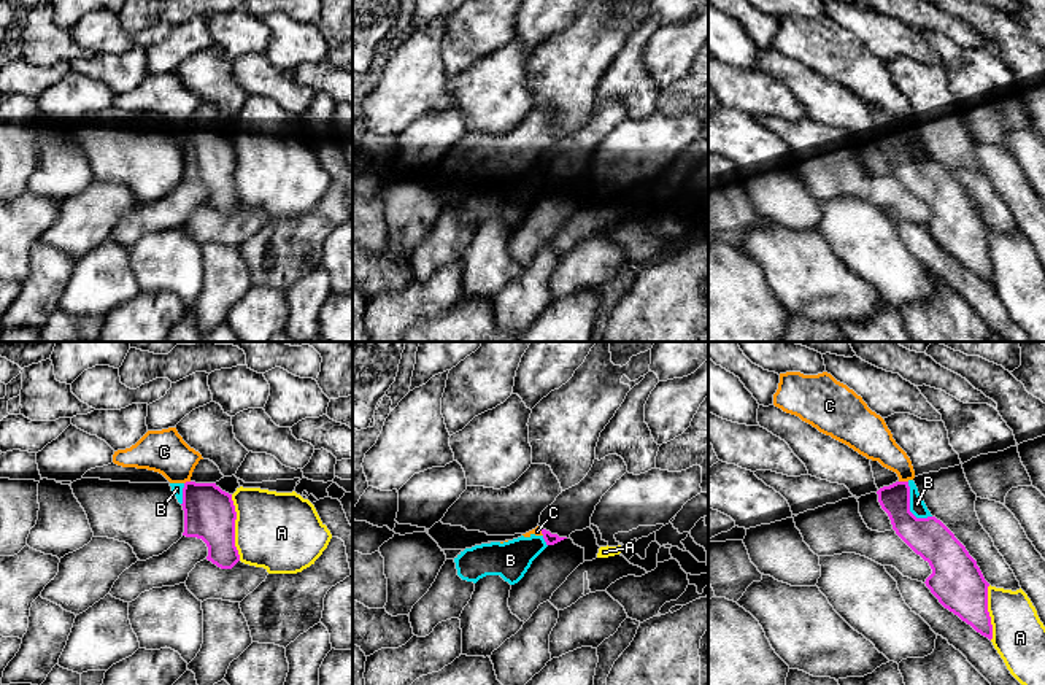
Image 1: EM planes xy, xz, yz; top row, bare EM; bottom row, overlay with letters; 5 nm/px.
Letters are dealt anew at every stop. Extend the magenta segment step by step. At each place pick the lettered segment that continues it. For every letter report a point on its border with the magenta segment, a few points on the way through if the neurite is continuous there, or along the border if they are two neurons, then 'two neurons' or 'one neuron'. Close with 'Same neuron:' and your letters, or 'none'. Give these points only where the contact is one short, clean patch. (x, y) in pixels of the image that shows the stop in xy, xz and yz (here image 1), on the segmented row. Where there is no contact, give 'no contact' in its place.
A: meets magenta in xy at (234, 528); two neurons
B: meets magenta in yz at (909, 507); two neurons
C: meets magenta in yz at (904, 482); border along yz (899, 480), (907, 482); two neurons
Same neuron: none

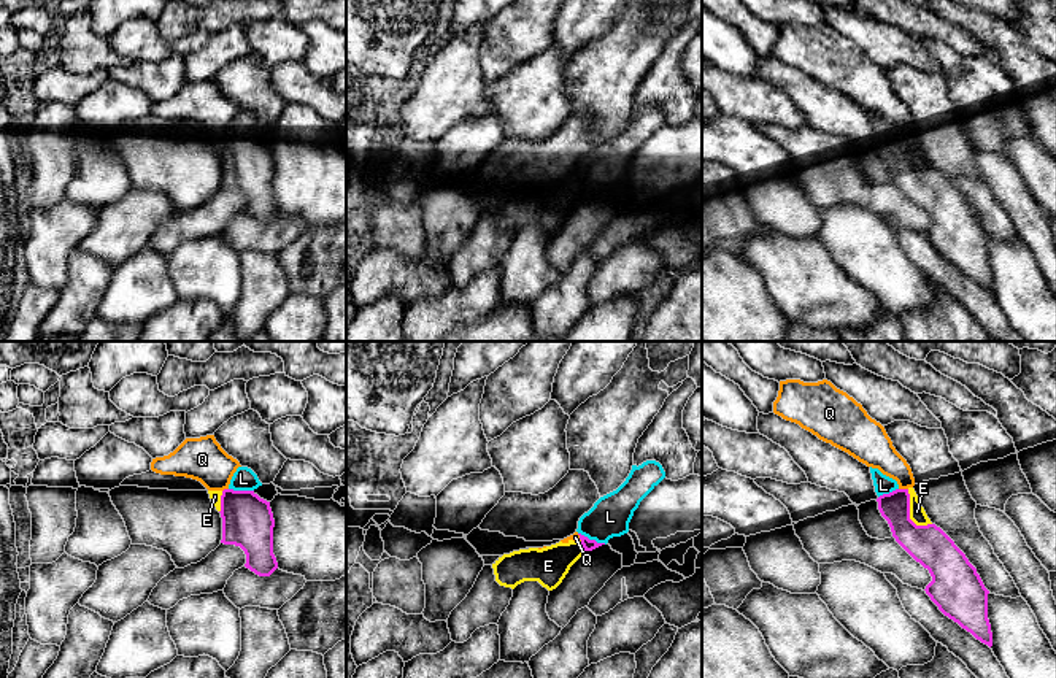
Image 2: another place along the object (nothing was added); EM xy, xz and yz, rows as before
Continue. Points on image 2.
E: meets magenta in yz at (909, 515); two neurons
L: meets magenta in xz at (593, 540); one neuron
Q: meets magenta in yz at (904, 489); border along yz (899, 488), (907, 489); two neurons
Same neuron: L

